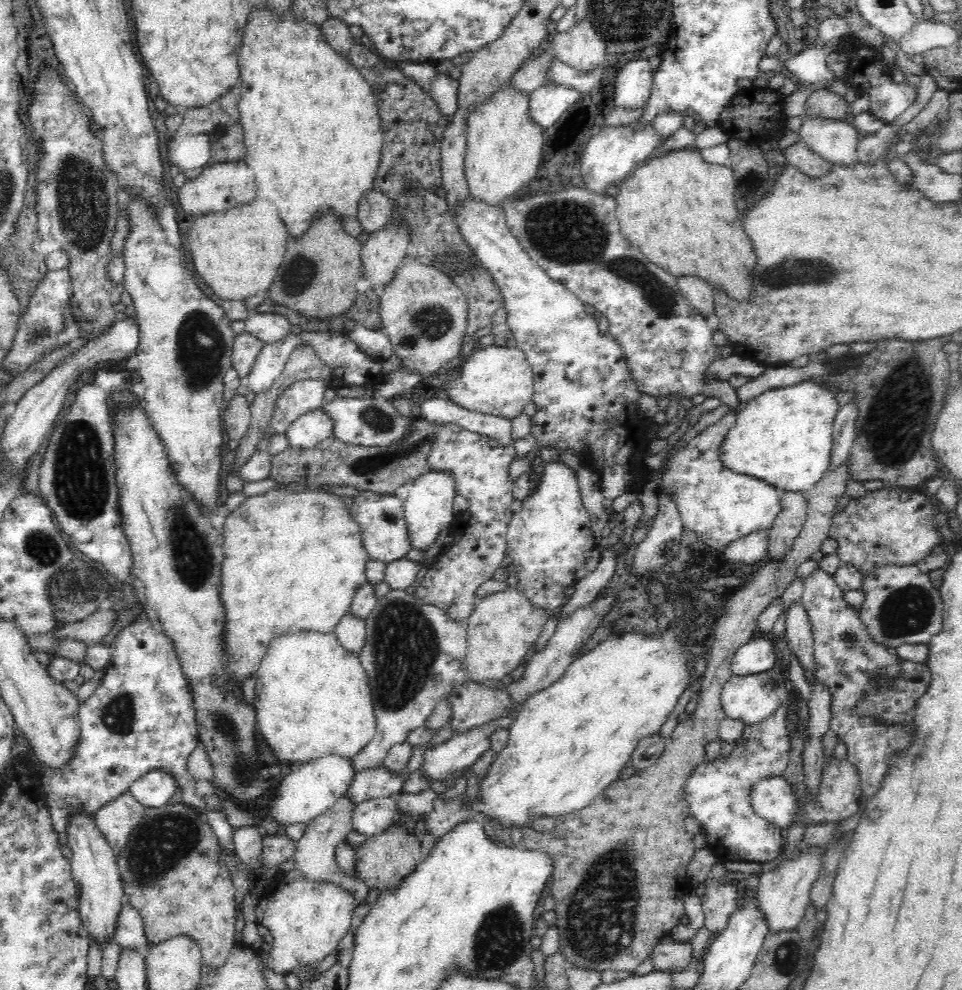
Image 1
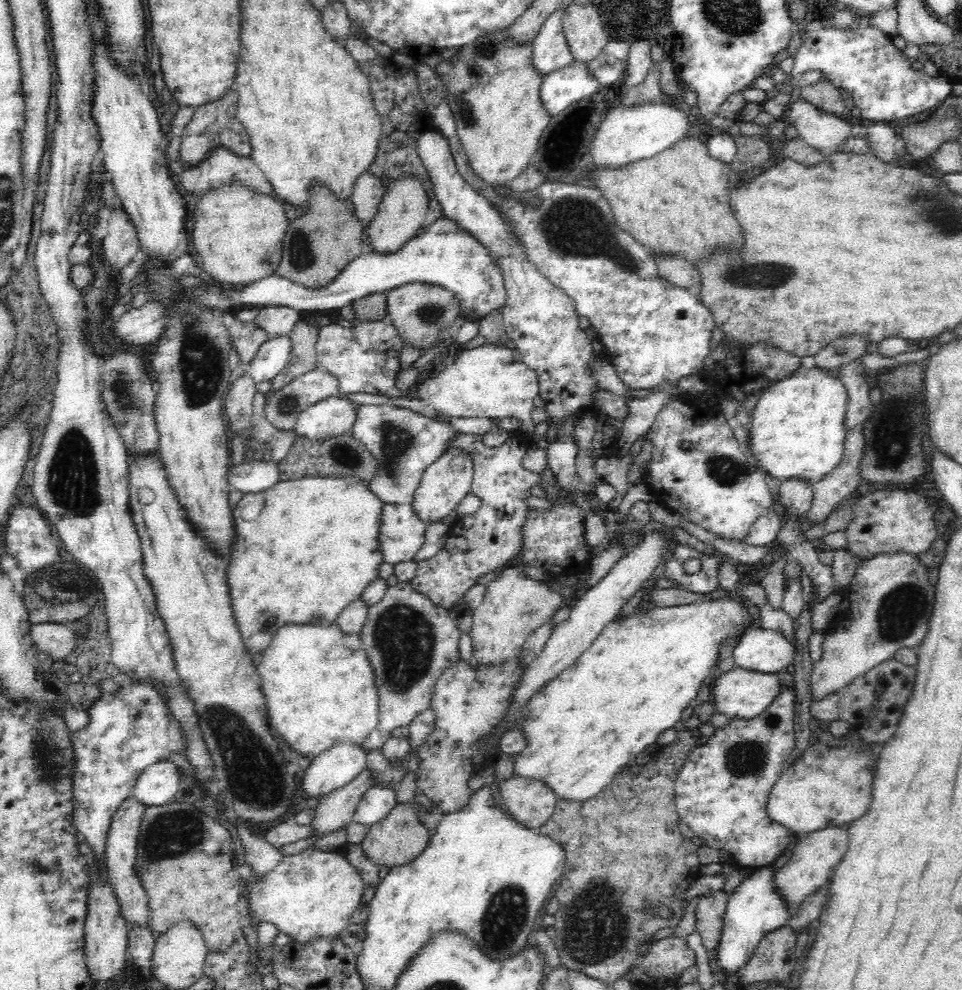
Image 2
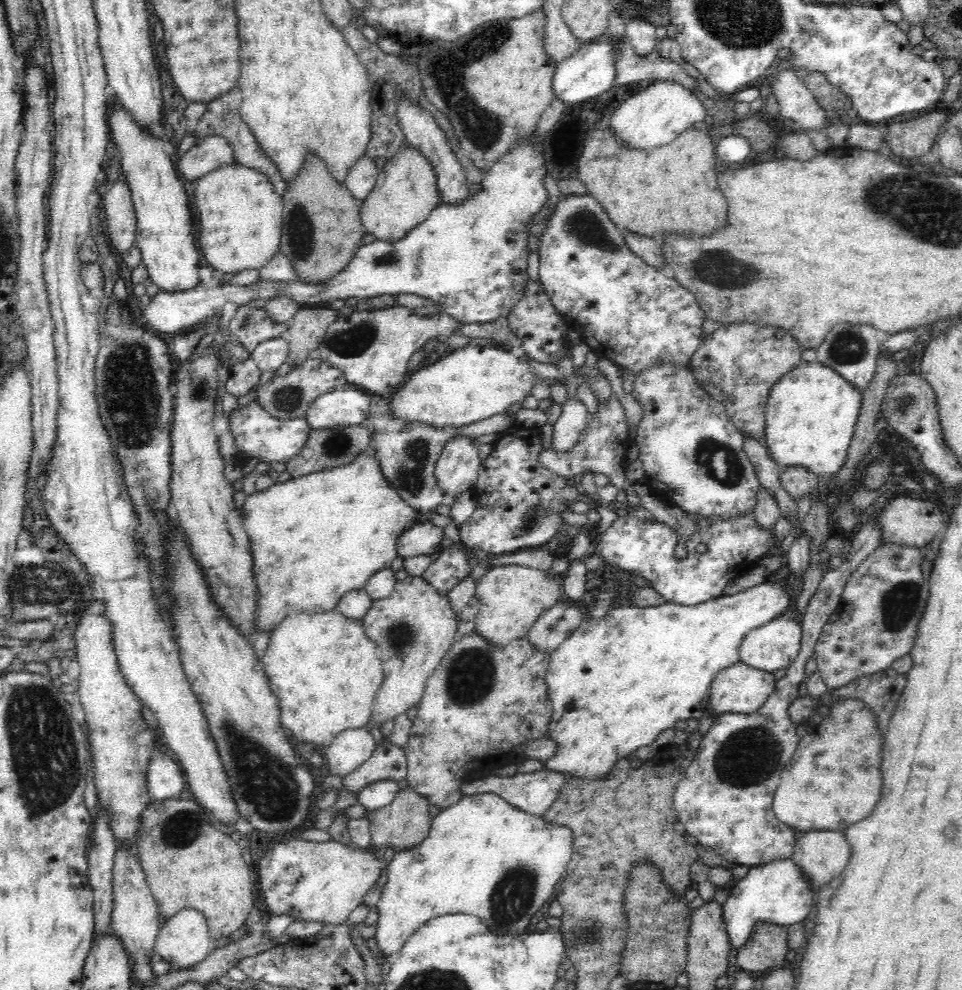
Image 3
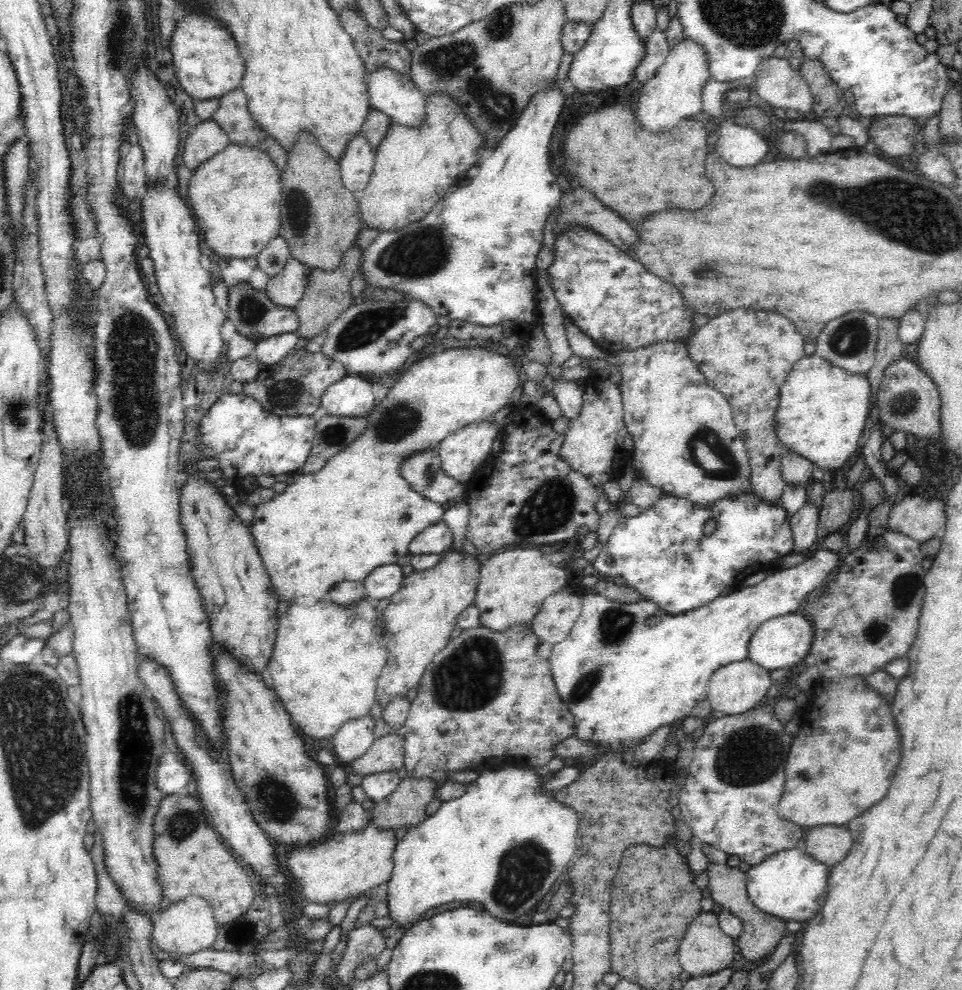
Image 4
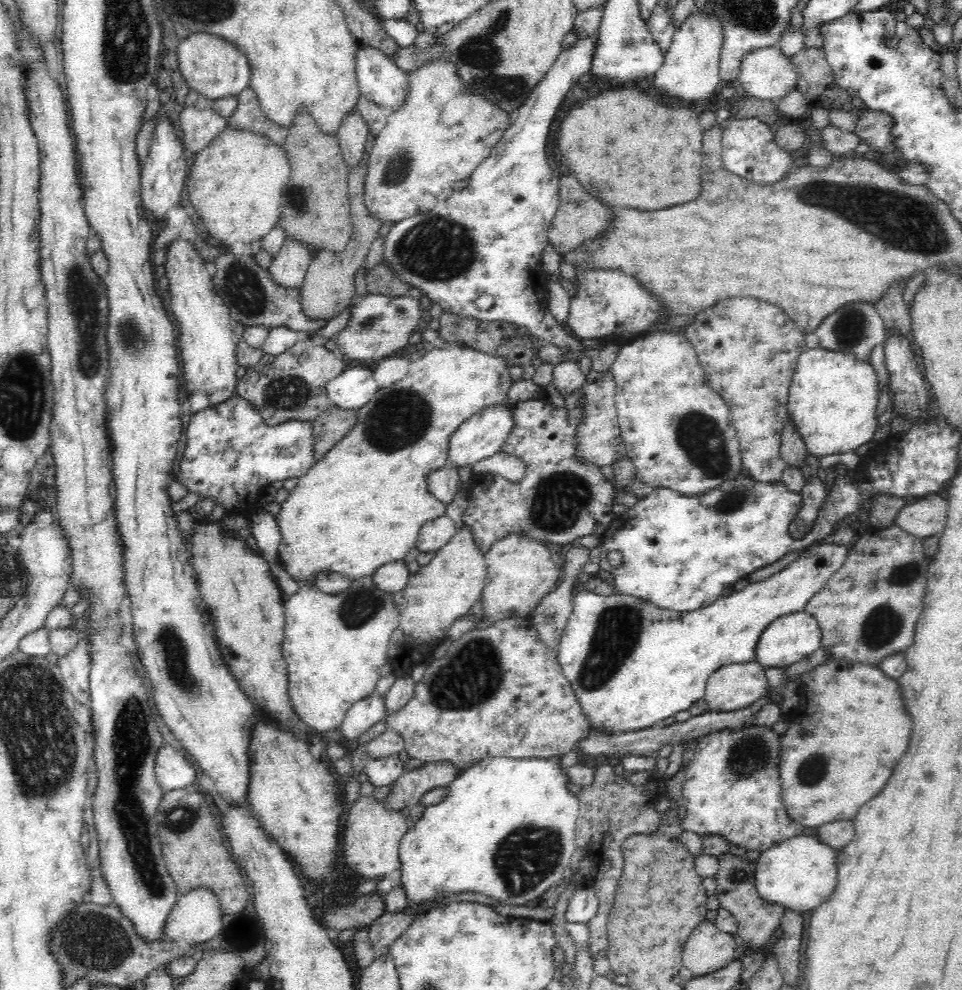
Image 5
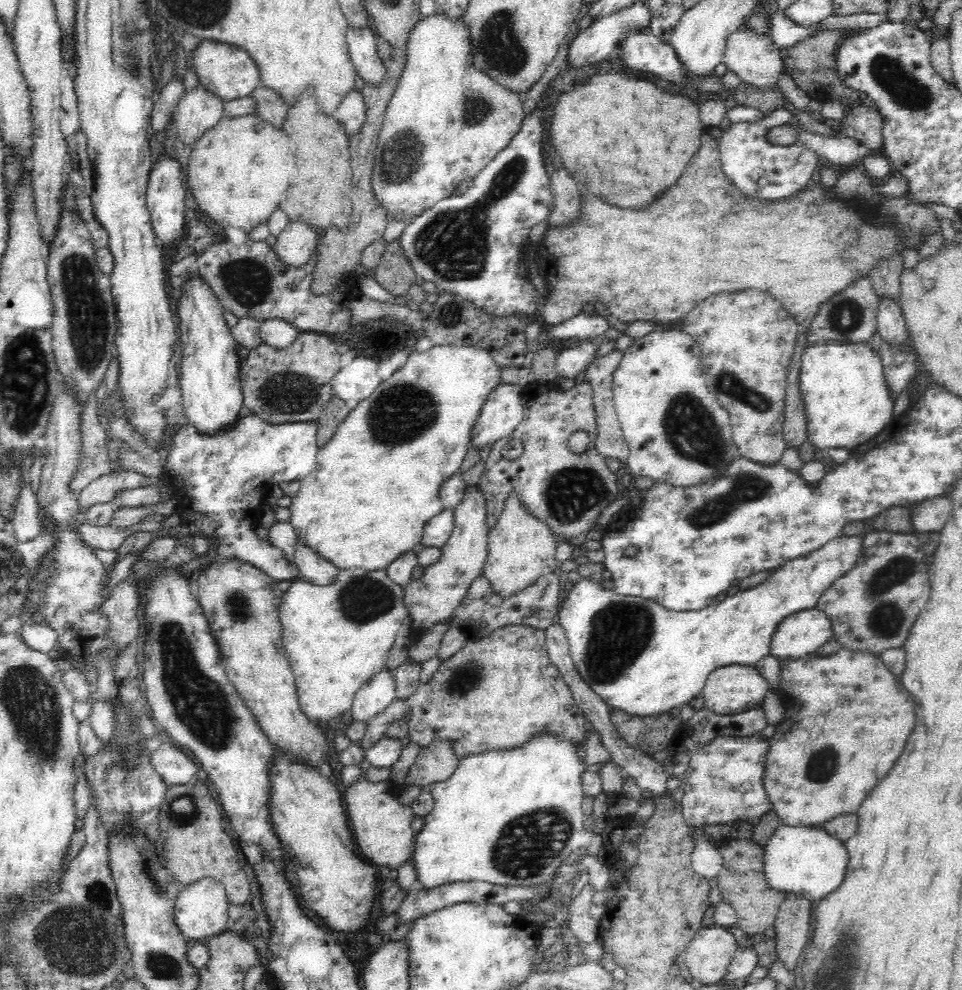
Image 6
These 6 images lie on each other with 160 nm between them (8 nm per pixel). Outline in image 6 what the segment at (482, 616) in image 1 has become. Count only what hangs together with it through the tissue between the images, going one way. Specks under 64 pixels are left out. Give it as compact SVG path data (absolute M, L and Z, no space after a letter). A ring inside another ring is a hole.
M513 492L503 502L503 511L487 536L487 557L482 574L500 595L510 595L530 586L539 576L558 572L554 557L558 538L550 525L530 513L521 497Z

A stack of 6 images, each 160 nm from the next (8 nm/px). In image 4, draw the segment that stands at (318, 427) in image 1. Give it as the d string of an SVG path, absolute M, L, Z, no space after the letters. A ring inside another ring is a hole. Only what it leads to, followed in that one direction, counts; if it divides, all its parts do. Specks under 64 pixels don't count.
M358 374L344 376L324 392L320 402L320 414L362 417L375 404L372 384Z

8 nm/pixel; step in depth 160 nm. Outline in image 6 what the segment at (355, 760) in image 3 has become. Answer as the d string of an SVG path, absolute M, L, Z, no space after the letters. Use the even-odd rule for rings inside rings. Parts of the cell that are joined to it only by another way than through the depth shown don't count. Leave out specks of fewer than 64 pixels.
M387 667L371 676L355 694L351 706L353 720L366 722L368 717L382 712L396 699L396 681Z

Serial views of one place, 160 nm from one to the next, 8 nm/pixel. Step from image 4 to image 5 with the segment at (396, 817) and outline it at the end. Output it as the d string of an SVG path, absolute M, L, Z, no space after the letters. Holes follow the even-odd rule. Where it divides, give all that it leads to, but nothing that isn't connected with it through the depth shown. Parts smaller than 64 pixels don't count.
M426 761L422 766L406 770L392 783L384 799L390 809L403 810L419 804L419 798L430 790L445 787L459 773L450 761Z

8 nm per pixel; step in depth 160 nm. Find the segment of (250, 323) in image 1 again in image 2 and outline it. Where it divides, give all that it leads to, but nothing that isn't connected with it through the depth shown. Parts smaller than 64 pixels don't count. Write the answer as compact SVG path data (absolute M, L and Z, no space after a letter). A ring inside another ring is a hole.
M285 306L261 307L254 321L266 330L270 337L288 335L299 319L299 312Z

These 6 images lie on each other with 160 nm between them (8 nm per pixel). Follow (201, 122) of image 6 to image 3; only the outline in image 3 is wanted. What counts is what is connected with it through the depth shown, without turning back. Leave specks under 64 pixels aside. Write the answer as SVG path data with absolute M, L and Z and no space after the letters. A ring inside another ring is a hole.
M206 135L180 156L177 168L186 179L194 182L202 174L234 160L232 145L226 138L220 135Z

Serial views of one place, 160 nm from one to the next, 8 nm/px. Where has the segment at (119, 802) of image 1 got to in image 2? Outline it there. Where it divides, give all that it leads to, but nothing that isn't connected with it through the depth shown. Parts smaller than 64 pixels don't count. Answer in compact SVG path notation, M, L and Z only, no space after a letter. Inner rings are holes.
M128 796L118 812L112 816L112 825L107 841L107 860L105 863L107 881L118 901L118 909L124 919L126 928L147 928L150 924L150 898L140 875L136 871L137 849L139 842L139 831L141 820L146 806L134 796Z

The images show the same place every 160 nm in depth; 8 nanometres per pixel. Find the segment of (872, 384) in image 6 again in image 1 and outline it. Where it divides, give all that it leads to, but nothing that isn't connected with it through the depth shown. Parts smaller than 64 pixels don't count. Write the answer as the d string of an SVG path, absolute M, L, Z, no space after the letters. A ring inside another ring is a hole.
M808 380L795 386L765 390L750 399L738 412L737 422L732 426L724 446L722 461L740 474L749 474L774 486L780 492L786 490L806 492L815 486L830 469L832 460L833 426L839 412L837 390L820 380Z

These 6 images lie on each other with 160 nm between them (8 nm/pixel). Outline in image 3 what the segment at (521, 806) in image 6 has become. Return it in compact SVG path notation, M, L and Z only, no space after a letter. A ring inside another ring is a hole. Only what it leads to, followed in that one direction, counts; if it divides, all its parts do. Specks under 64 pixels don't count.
M485 792L474 795L463 795L458 802L451 804L449 807L443 808L441 812L431 820L431 826L426 839L416 844L416 846L407 847L399 851L395 851L392 862L386 865L388 868L388 881L383 886L381 898L378 905L378 920L376 924L375 939L377 941L380 956L391 962L396 953L402 948L406 939L425 922L436 918L438 915L444 914L472 914L480 916L492 930L498 930L498 934L514 934L522 933L526 930L529 922L546 902L552 896L556 884L563 875L571 862L574 850L574 834L573 831L562 823L546 821L543 815L530 814L526 811L518 809L517 806L510 804L496 793Z

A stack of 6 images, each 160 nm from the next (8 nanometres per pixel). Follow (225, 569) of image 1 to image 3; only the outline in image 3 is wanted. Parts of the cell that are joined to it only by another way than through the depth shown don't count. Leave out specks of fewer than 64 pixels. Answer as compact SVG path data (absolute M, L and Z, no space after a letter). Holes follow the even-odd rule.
M371 442L361 453L358 453L354 460L343 464L342 466L335 466L333 469L313 472L312 474L306 474L306 476L300 476L300 478L292 478L287 480L287 482L274 484L270 488L264 491L256 491L246 498L242 510L242 522L245 526L248 537L250 537L250 548L252 549L252 557L254 557L254 575L256 575L256 581L258 581L258 589L260 589L260 608L258 608L258 629L259 633L273 631L282 622L282 619L288 614L300 614L302 612L316 613L319 611L327 611L334 609L337 606L337 600L349 590L358 590L362 588L367 583L367 580L372 576L377 570L382 570L383 568L390 567L392 560L394 560L397 555L397 544L398 538L410 530L412 526L418 524L431 524L432 526L439 526L444 530L444 538L453 541L453 546L460 546L464 549L464 555L468 559L469 565L472 567L476 565L483 565L486 570L490 570L494 566L502 566L504 564L520 564L521 566L526 566L538 570L551 570L553 564L554 555L549 550L520 550L516 553L510 554L488 554L482 552L480 549L468 550L465 548L465 544L460 544L460 535L458 527L452 524L450 518L443 516L442 514L436 514L432 511L418 511L414 509L412 505L399 494L395 484L389 482L389 479L385 477L382 473L382 465L380 459L378 459L378 449L377 446Z

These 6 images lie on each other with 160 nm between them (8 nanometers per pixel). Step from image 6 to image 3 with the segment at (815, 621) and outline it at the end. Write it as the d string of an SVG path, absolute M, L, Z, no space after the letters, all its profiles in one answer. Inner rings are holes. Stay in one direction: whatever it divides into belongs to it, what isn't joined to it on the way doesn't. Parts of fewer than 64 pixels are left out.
M776 617L746 634L739 648L740 661L758 670L782 670L798 656L801 640L801 622Z

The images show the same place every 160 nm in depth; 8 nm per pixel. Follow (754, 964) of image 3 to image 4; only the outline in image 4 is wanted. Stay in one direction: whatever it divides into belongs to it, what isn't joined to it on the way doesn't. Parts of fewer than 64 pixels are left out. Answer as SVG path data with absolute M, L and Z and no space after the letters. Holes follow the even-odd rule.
M708 864L708 884L712 894L711 898L718 906L722 906L724 910L732 912L734 916L738 916L742 921L743 930L737 936L739 951L747 962L757 963L765 958L767 954L778 946L778 943L788 933L786 930L787 922L773 914L768 914L749 898L747 890L747 872L743 872L740 868L730 868L730 866L722 864Z

